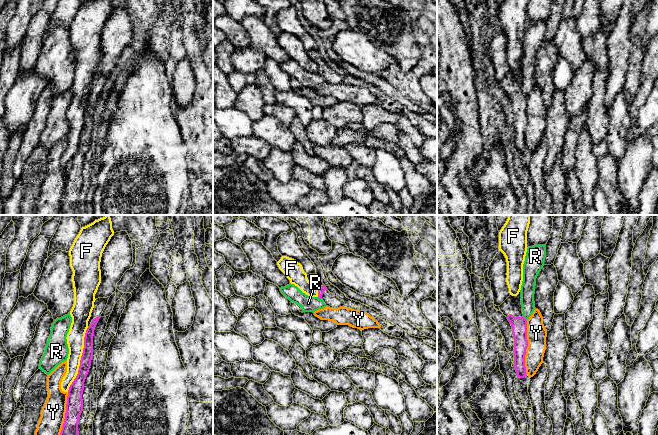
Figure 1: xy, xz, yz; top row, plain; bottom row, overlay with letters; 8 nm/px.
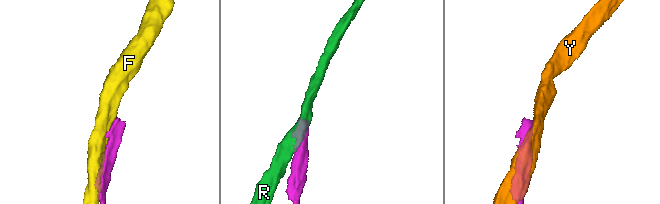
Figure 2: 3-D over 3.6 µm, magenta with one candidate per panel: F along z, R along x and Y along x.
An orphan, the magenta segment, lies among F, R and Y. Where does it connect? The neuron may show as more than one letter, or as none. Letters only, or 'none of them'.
none of them

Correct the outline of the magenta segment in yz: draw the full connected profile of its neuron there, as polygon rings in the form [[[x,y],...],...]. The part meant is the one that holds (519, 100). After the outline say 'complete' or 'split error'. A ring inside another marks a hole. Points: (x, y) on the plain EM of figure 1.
[[[521,66],[517,72],[510,71],[500,82],[500,87],[507,93],[512,102],[514,113],[514,143],[517,153],[526,152],[525,131],[528,123],[527,96],[523,93]]]; split error

